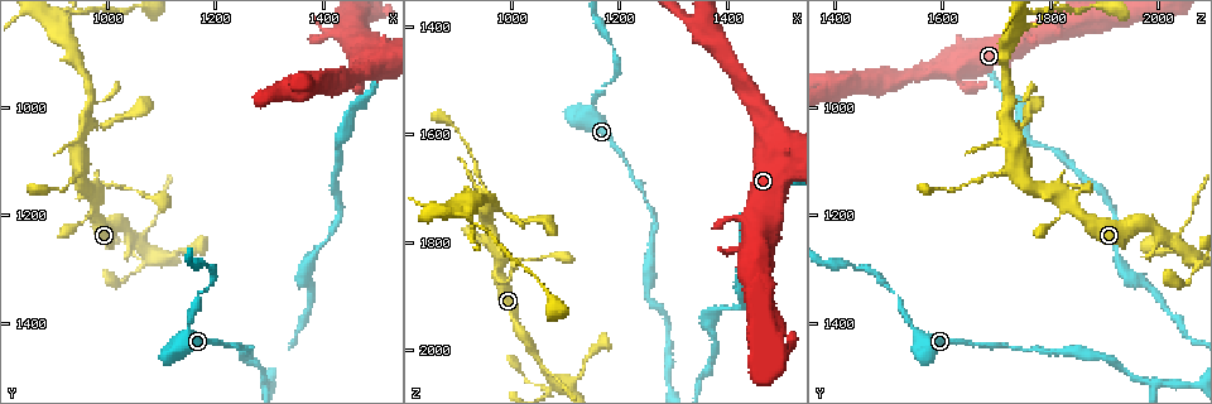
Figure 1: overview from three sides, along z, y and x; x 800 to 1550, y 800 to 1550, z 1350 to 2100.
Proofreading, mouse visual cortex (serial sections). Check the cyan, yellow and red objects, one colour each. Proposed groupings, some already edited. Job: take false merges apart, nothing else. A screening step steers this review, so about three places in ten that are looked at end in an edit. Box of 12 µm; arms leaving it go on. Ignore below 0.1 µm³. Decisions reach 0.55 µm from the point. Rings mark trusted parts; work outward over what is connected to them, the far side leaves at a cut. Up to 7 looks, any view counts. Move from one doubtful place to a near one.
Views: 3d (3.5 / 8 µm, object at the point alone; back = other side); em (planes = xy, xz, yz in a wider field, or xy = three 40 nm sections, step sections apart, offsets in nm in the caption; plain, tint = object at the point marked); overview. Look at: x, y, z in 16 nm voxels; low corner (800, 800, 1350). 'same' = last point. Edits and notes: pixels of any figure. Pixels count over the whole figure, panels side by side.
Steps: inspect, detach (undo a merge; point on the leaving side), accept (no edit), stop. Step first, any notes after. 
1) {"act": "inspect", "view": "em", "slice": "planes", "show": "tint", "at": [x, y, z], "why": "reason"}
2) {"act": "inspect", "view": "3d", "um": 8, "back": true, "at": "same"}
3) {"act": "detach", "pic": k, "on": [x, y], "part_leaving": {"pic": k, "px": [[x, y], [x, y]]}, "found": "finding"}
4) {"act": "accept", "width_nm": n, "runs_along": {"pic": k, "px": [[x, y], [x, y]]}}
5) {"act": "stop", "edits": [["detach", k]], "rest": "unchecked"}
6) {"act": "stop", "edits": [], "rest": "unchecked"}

{"act": "inspect", "view": "3d", "um": 8, "at": [975, 1170, 1830], "why": "a fork"}

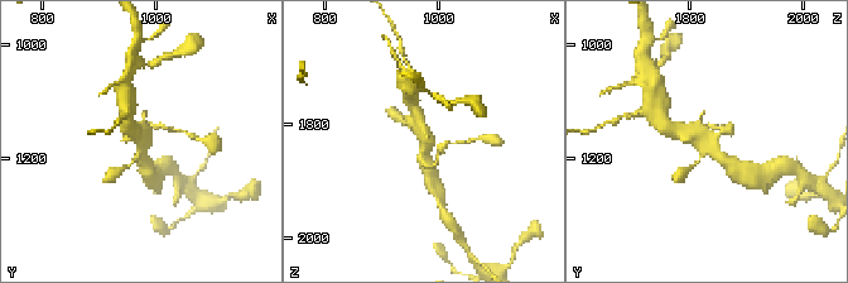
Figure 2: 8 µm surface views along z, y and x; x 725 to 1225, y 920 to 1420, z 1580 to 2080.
{"act": "inspect", "view": "3d", "um": 3.5, "back": true, "at": [980, 1165, 1825]}

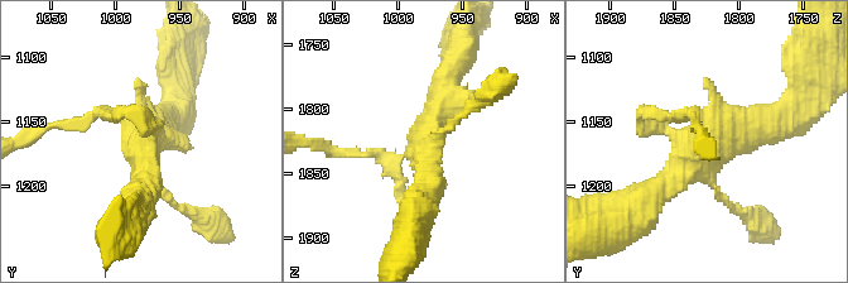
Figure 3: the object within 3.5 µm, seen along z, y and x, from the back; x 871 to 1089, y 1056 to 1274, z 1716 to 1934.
{"act": "accept", "runs_along": {"pic": 3, "px": [[650, 198], [714, 133], [779, 118]]}, "found": "continuous, no second cell"}

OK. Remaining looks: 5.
{"act": "inspect", "view": "3d", "um": 3.5, "at": [1085, 1275, 2060], "why": "calibre changes"}

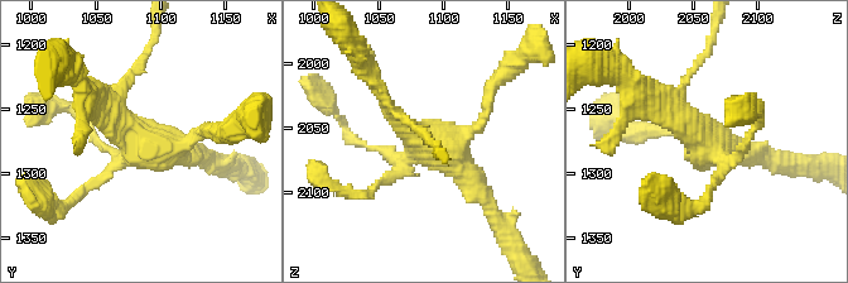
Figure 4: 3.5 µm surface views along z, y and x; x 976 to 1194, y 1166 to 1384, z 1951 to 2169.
{"act": "inspect", "view": "em", "slice": "planes", "show": "tint", "at": [1082, 1274, 2060], "why": "now the EM"}

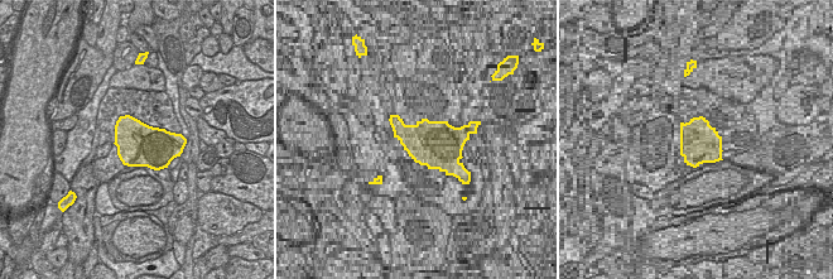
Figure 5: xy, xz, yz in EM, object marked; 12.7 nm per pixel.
{"act": "accept", "runs_along": {"pic": 4, "px": [[656, 95], [724, 157], [711, 192]]}, "found": "continuous, no second cell"}

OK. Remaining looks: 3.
{"act": "inspect", "view": "3d", "um": 3.5, "at": [1295, 1510, 1990], "why": "abrupt turn"}

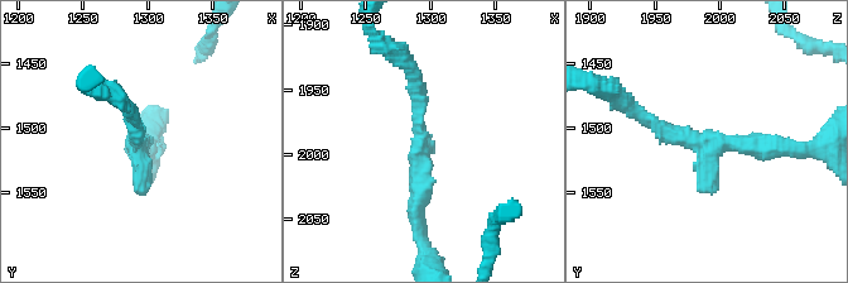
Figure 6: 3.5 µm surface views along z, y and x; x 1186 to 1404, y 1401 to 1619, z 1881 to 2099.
{"act": "inspect", "view": "em", "slice": "xy", "step": 3, "show": "tint", "at": [1292, 1510, 1986]}

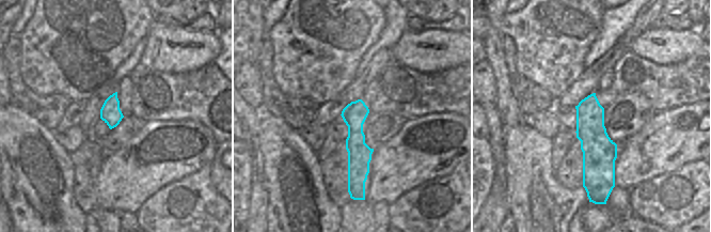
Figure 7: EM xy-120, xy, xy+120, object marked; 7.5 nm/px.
{"act": "inspect", "view": "em", "slice": "xy", "step": 2, "show": "tint", "at": "same", "why": "cut it another way"}

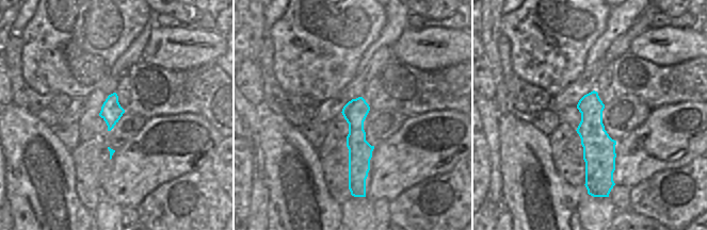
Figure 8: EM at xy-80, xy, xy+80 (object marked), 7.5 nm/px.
{"act": "accept", "runs_along": {"pic": 8, "px": [[593, 94], [601, 181]]}, "found": "all the same cell"}

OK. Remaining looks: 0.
{"act": "stop", "edits": [], "rest": "unchecked"}

